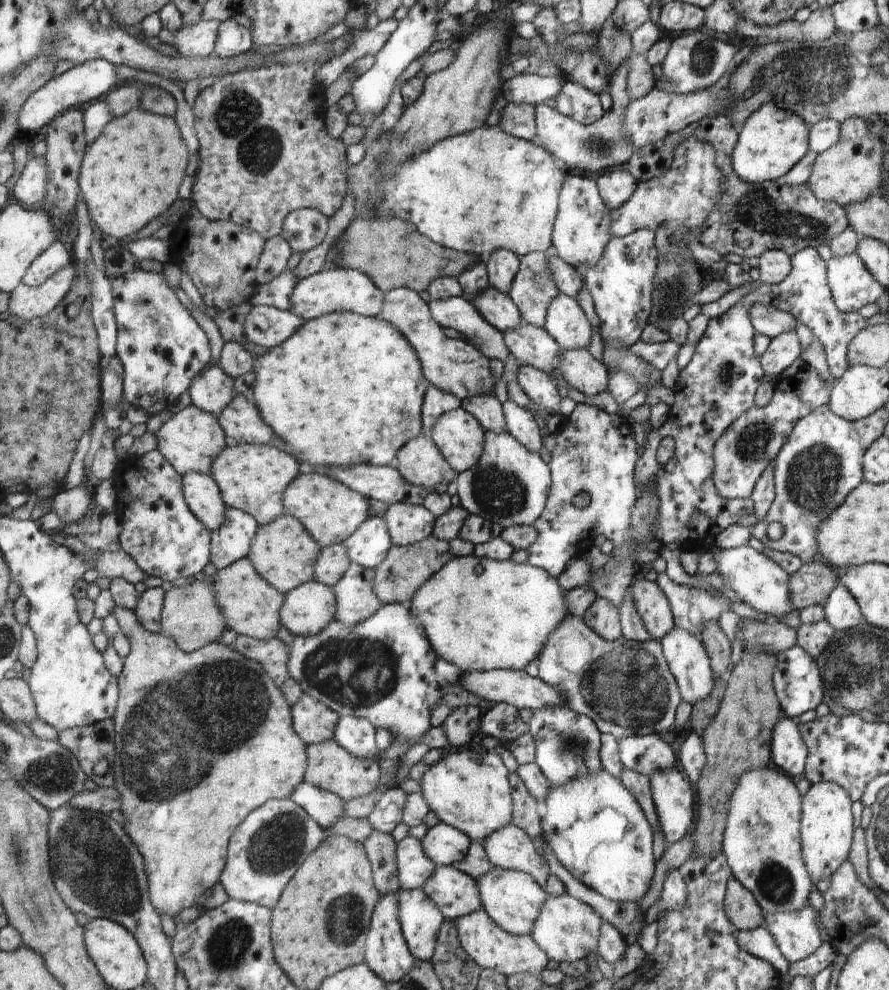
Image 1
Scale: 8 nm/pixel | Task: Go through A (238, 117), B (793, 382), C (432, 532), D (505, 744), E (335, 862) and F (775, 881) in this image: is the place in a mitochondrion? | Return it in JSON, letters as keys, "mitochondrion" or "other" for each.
{"A":"mitochondrion","B":"other","C":"other","D":"other","E":"other","F":"mitochondrion"}

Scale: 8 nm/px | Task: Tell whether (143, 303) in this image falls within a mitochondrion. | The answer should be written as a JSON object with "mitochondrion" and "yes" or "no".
{"mitochondrion":"yes"}

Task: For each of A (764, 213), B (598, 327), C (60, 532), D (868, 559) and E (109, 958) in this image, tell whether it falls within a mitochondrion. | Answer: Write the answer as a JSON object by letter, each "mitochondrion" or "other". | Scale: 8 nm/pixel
{"A":"mitochondrion","B":"other","C":"other","D":"other","E":"other"}

